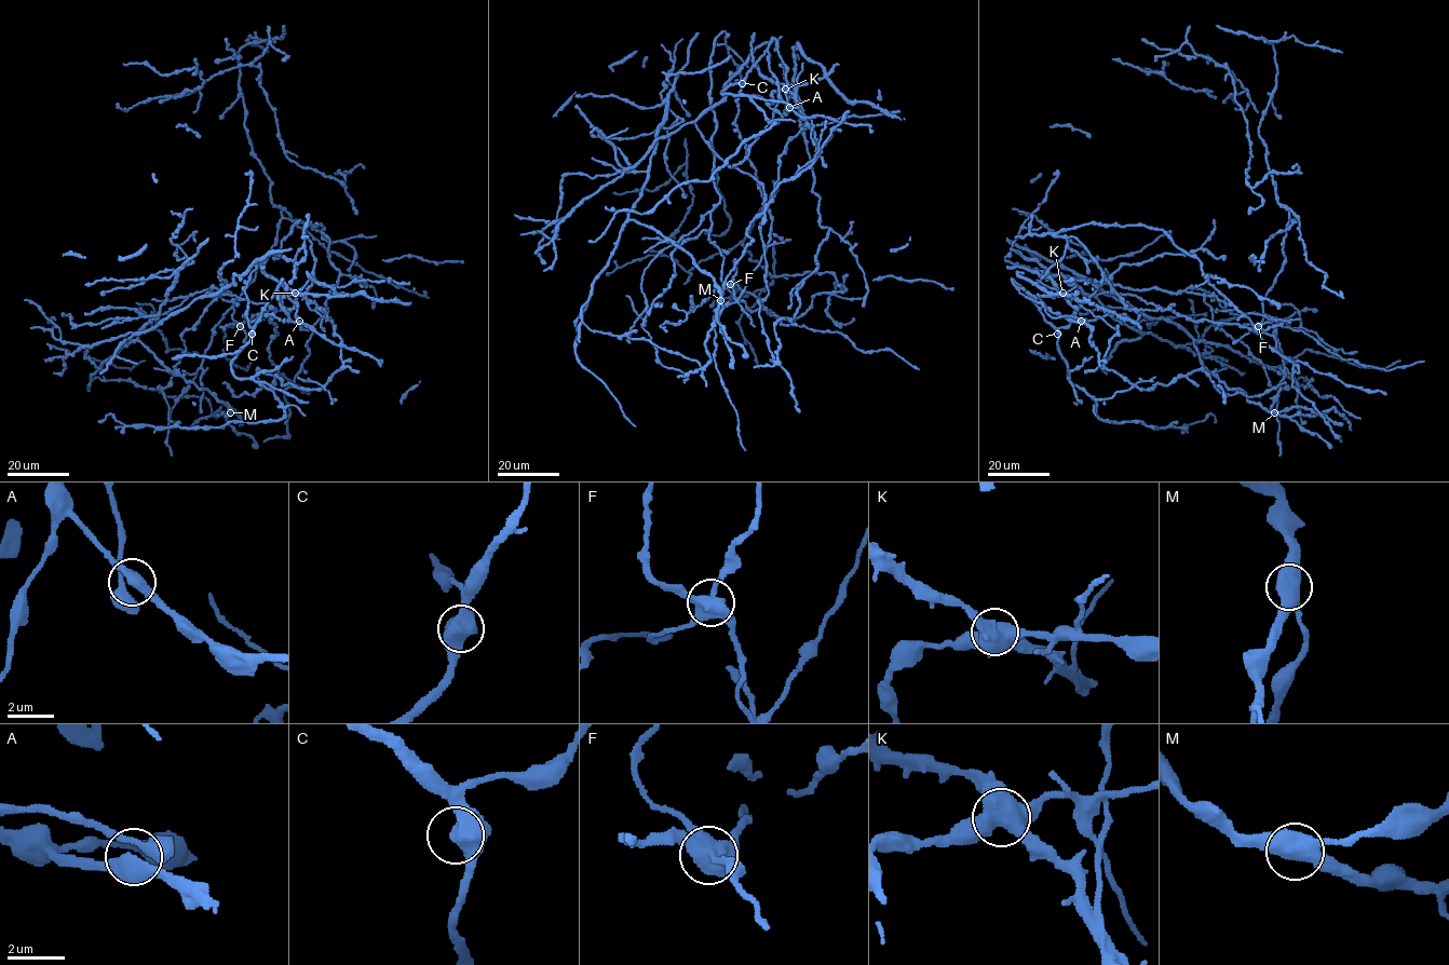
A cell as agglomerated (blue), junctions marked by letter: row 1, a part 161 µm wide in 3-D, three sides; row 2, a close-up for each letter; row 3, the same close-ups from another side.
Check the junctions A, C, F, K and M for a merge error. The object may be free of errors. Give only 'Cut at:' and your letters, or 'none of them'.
Cut at: F

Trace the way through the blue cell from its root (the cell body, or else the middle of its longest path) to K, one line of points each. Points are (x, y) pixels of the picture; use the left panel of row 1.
K: (268, 275), (296, 293)

